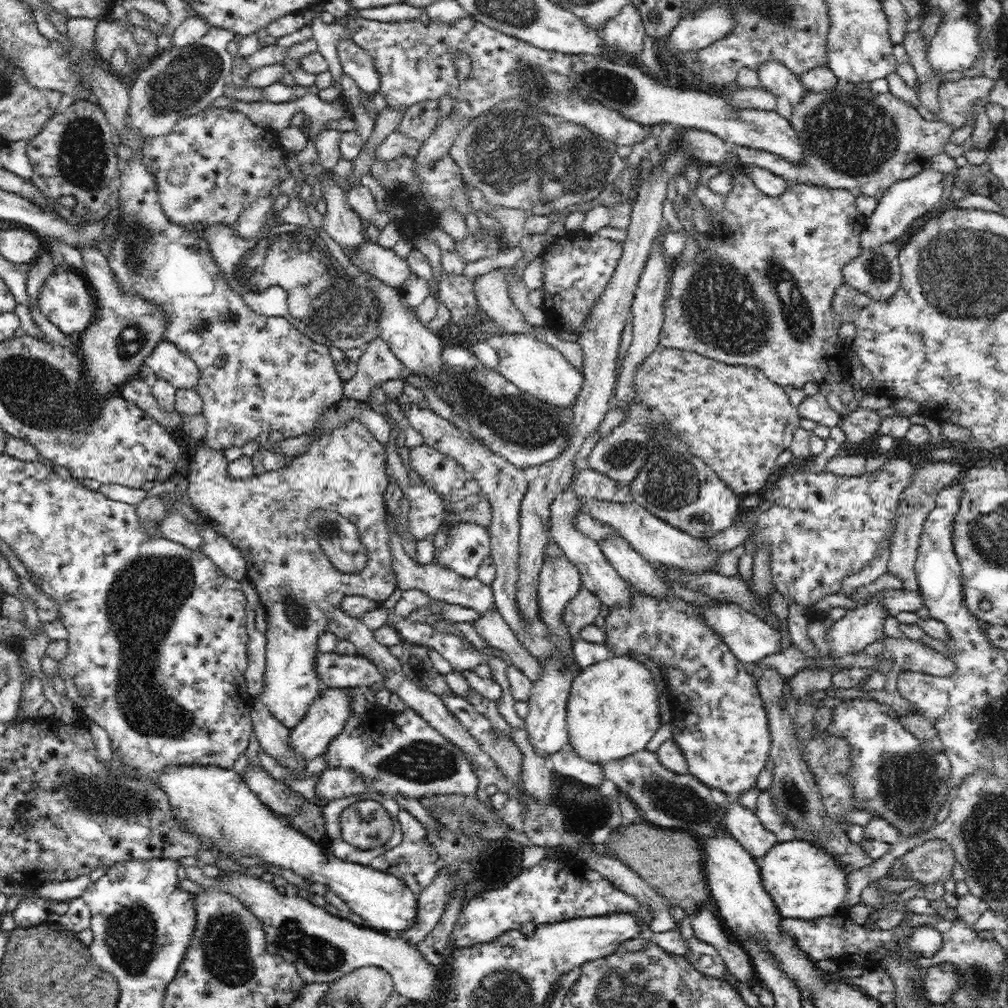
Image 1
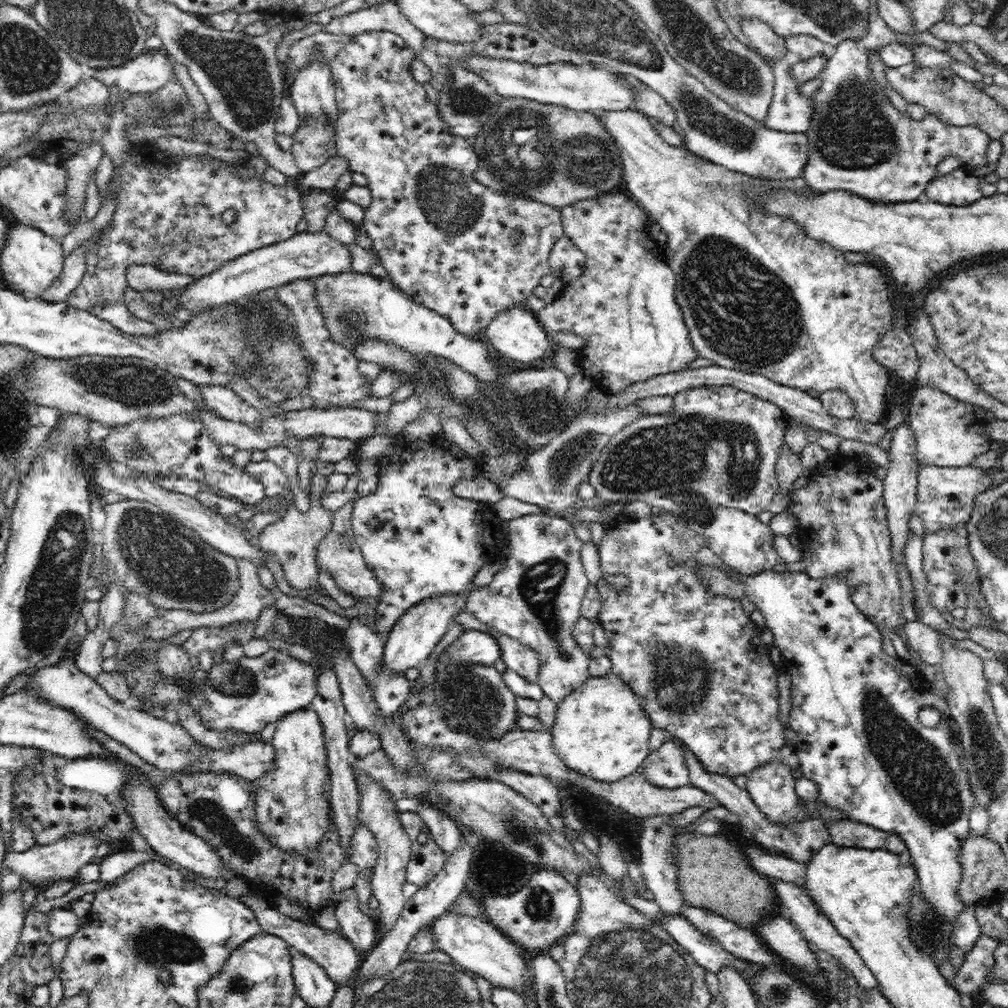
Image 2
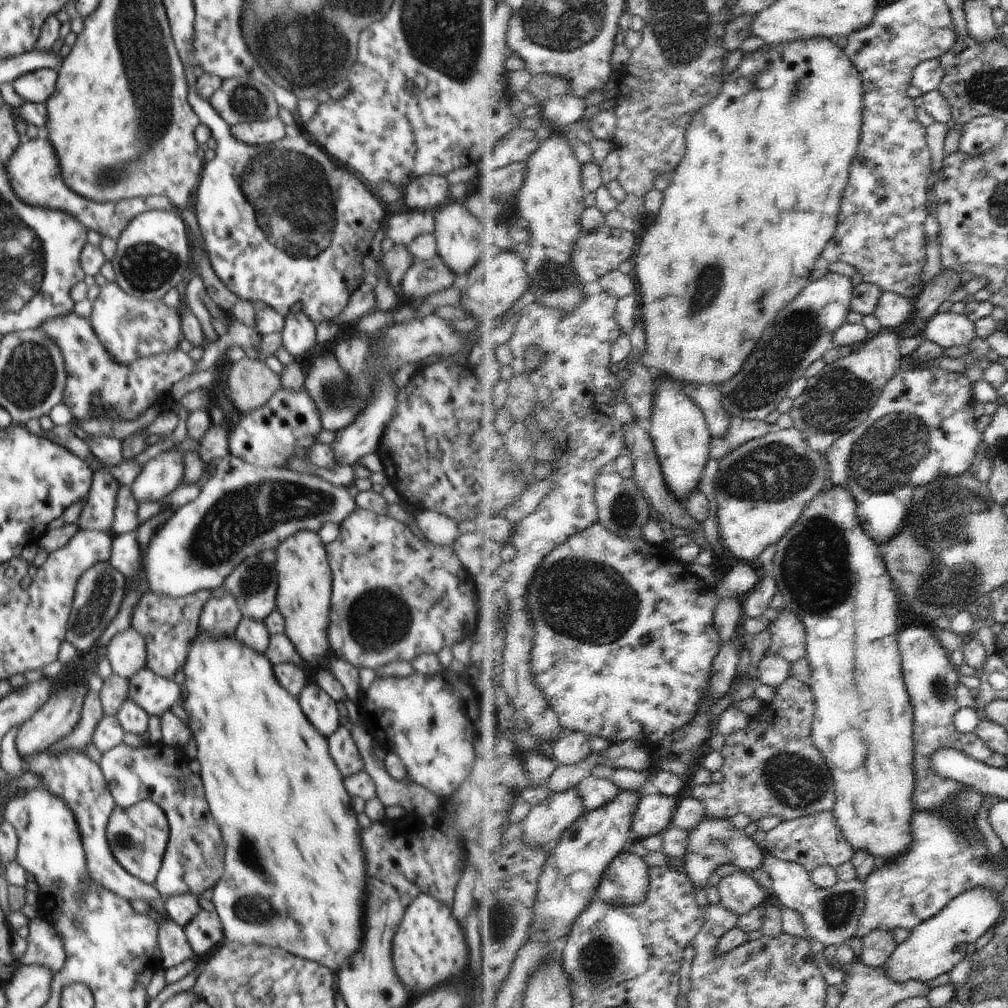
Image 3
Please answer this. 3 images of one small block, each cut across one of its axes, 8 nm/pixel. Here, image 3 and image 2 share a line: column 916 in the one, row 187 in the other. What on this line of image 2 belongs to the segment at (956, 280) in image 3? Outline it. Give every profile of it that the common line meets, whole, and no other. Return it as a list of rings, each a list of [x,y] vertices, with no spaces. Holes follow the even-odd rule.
[[[336,156],[328,160],[322,167],[305,173],[303,178],[300,179],[299,184],[301,184],[303,188],[335,188],[336,184],[338,184],[338,180],[348,171],[352,172],[350,161],[344,159],[342,156]]]

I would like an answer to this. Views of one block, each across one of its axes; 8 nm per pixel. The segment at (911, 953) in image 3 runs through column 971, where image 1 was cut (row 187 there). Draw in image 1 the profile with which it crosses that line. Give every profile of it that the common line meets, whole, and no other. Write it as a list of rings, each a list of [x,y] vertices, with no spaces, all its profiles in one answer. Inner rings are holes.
[[[928,167],[922,169],[912,178],[905,178],[892,184],[884,192],[884,196],[878,200],[874,213],[866,219],[866,227],[860,236],[863,248],[876,248],[887,242],[893,242],[896,238],[904,235],[904,232],[910,228],[911,223],[916,218],[920,218],[920,216],[935,208],[942,200],[944,176],[944,173]]]

